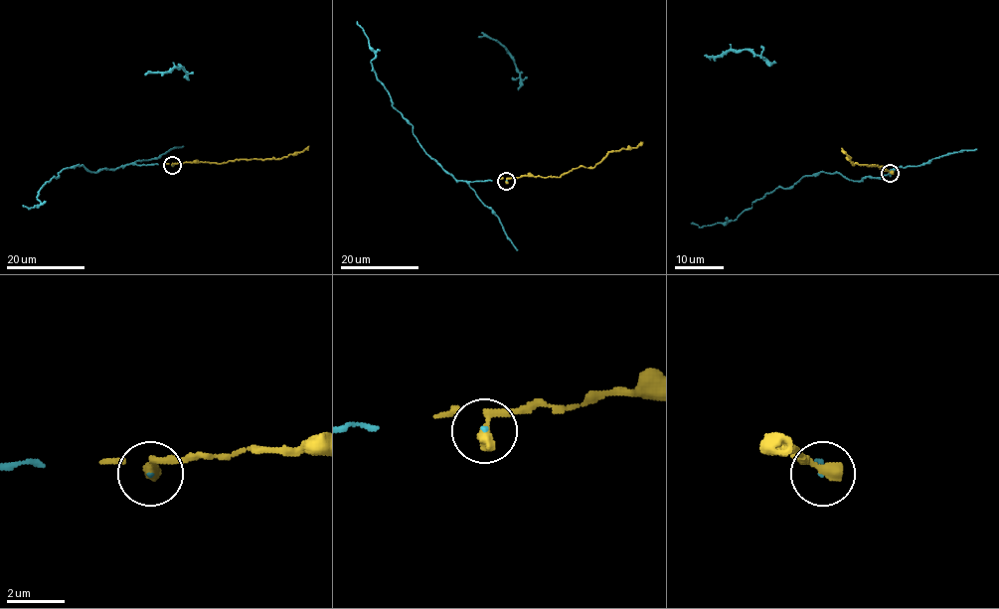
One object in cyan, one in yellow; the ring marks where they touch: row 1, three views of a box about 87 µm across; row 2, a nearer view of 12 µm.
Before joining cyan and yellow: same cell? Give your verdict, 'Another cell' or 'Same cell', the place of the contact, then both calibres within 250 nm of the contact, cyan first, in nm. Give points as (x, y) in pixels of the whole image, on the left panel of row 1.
Same cell. Place: (172, 165). Thickness 60 nm (cyan) against 440 nm

